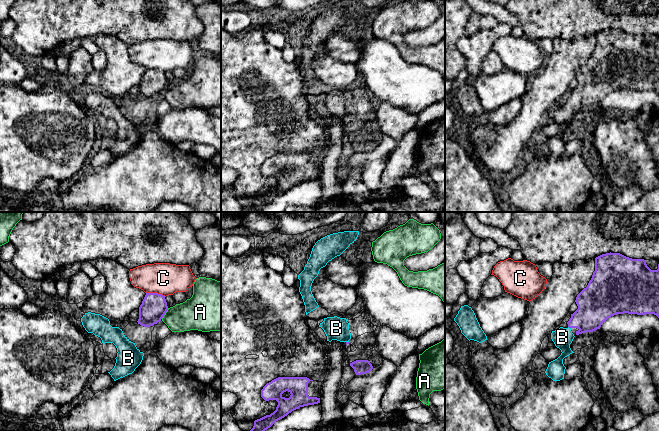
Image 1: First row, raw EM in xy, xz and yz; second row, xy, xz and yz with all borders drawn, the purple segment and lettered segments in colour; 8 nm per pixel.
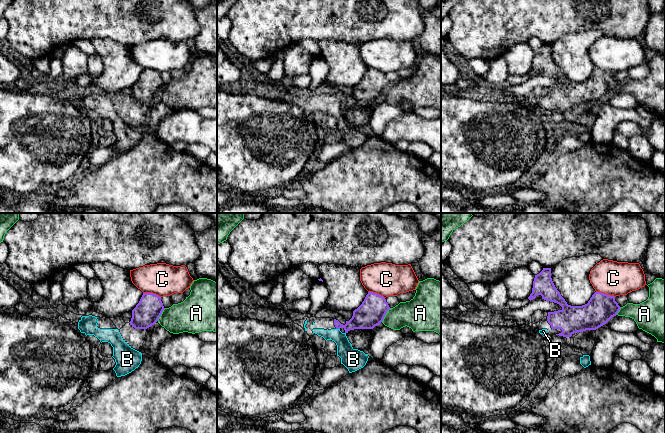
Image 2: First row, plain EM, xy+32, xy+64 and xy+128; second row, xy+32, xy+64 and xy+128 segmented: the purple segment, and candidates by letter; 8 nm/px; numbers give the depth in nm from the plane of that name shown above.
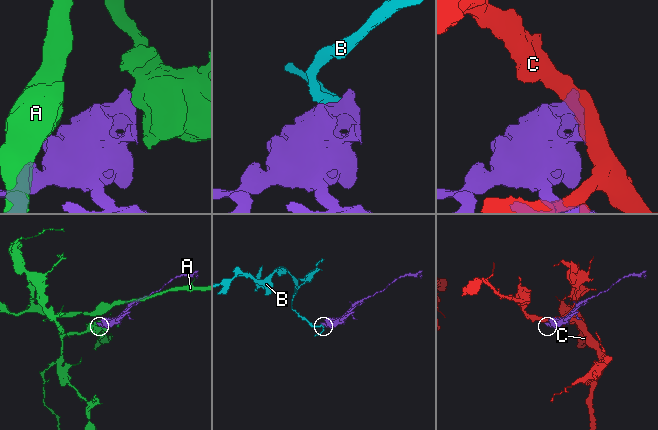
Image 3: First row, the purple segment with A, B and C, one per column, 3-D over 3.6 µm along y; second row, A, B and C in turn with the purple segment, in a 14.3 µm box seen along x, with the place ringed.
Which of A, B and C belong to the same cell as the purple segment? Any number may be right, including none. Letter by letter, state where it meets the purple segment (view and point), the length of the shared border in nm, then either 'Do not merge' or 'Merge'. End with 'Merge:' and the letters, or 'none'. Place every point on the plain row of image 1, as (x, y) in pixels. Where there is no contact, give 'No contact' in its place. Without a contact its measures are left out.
A: Touches purple at xy (165, 88). Shared border 110 nm. Do not merge
B: Touches purple at yz (569, 103). Shared border 30 nm. Merge
C: Touches purple at xy (156, 69). Shared border 160 nm. Do not merge
Merge: B

